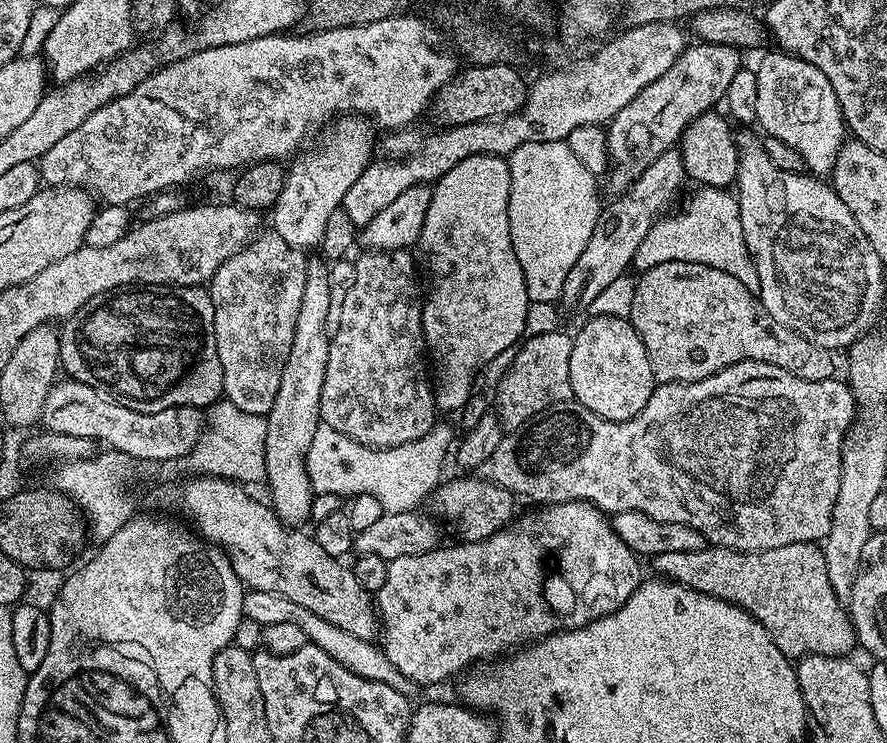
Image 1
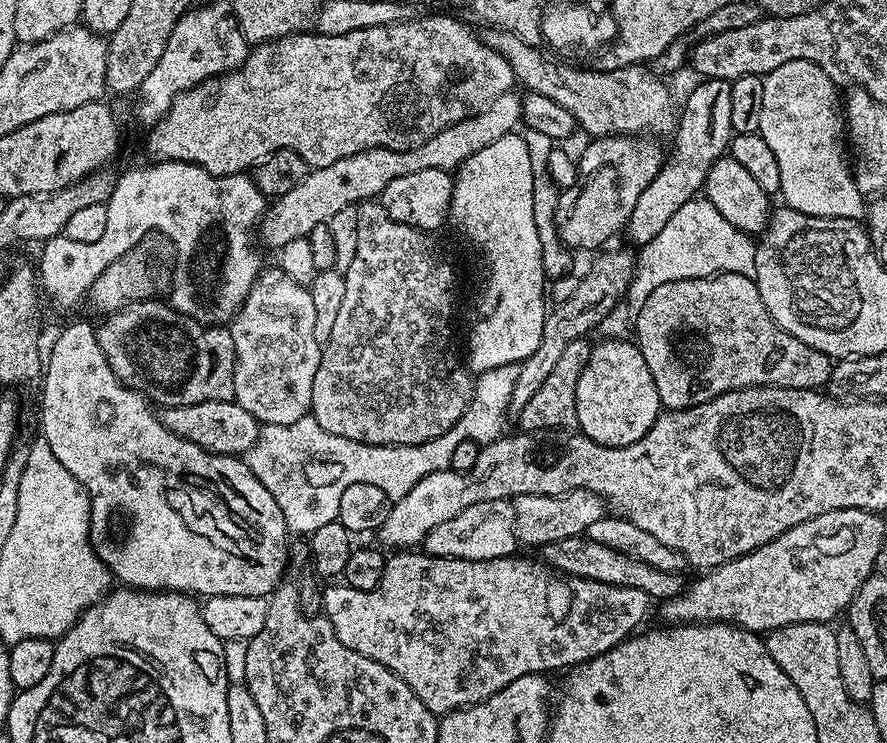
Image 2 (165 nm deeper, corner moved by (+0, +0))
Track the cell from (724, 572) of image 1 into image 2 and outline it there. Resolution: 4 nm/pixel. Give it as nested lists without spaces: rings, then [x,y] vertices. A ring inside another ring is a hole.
[[[587,534],[574,538],[561,538],[559,542],[550,542],[543,545],[539,552],[539,559],[557,574],[577,576],[583,580],[593,580],[594,582],[606,582],[610,586],[642,590],[653,601],[669,600],[682,590],[681,573],[646,566],[646,562],[638,562],[638,558],[618,554],[616,550],[610,550],[610,546],[602,546],[600,542],[594,542]]]

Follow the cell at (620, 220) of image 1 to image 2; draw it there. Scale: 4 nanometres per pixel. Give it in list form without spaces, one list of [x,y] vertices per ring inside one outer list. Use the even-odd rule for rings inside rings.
[[[704,78],[696,89],[687,93],[684,100],[684,109],[681,107],[676,121],[676,131],[671,137],[672,140],[672,160],[665,159],[660,165],[658,174],[646,190],[642,190],[642,195],[638,197],[638,202],[634,205],[634,212],[630,214],[626,225],[626,236],[633,240],[636,246],[644,245],[657,237],[661,233],[666,222],[670,221],[675,213],[686,202],[697,199],[698,193],[704,187],[704,179],[710,170],[710,166],[729,151],[730,141],[734,135],[731,126],[731,83],[727,80],[710,80]]]

